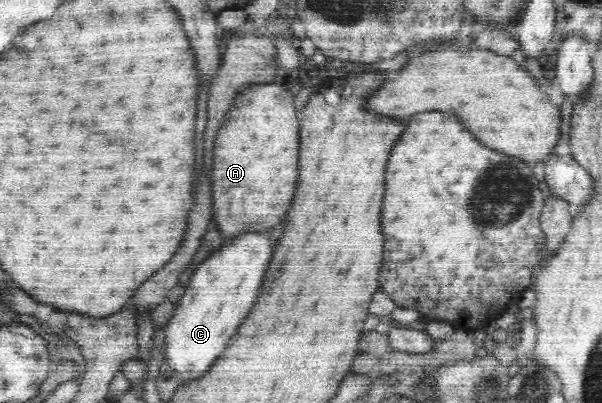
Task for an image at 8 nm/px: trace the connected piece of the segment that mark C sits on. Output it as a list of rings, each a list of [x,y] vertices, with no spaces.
[[[272,231],[242,233],[228,238],[196,268],[184,295],[176,303],[173,316],[163,329],[163,351],[169,371],[176,376],[196,379],[202,377],[206,369],[224,353],[228,339],[238,331],[238,325],[248,315],[260,293],[262,279],[274,251],[270,237]]]

